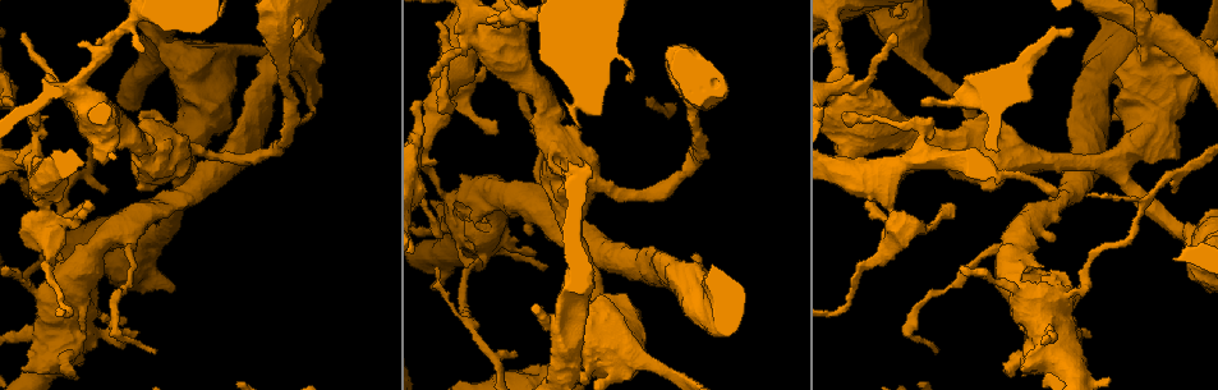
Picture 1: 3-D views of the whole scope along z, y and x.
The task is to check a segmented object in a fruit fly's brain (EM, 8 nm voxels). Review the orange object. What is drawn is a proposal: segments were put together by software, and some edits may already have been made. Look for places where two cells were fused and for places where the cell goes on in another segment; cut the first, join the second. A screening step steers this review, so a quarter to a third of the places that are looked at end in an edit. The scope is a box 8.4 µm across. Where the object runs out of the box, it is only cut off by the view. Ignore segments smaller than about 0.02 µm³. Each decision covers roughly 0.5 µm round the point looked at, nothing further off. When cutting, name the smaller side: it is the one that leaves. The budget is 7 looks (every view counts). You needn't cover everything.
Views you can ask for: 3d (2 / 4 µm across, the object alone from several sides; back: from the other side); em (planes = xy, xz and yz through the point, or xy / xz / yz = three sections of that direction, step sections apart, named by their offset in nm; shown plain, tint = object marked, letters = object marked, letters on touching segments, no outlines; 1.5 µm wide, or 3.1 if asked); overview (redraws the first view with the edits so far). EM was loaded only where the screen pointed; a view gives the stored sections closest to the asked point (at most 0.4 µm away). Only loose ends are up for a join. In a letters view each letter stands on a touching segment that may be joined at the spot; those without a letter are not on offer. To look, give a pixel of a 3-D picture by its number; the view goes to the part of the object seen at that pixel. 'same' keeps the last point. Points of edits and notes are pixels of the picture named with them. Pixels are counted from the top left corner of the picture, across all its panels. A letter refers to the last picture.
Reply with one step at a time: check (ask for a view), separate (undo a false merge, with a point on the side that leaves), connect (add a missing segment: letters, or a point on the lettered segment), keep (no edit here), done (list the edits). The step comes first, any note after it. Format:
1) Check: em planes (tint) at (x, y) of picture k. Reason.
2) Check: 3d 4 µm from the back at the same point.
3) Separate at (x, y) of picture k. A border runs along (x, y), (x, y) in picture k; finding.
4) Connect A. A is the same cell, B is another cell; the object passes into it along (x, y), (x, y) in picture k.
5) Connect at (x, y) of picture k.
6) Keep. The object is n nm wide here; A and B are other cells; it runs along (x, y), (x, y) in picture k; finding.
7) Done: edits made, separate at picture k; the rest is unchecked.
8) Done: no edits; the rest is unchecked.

Check: 3d 2 µm from the back at (431, 287) of picture 1. Stops while still wide.

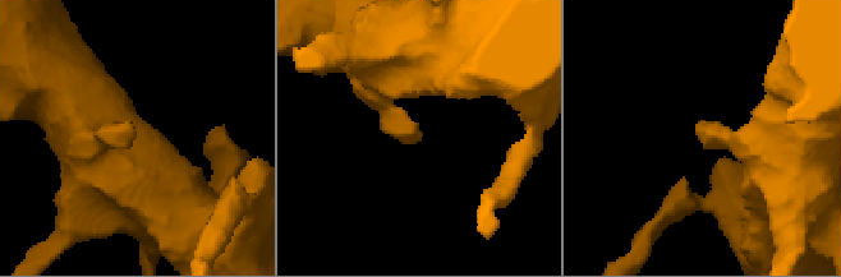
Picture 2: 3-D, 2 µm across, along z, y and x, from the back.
Check: em planes (letters) at (132, 121) of picture 2.

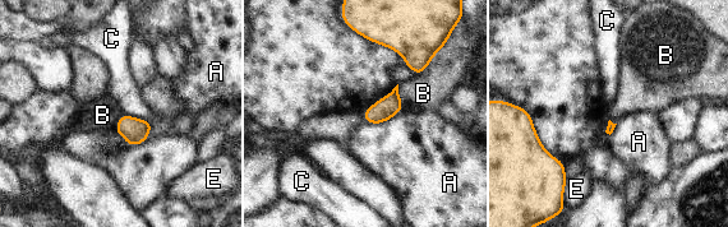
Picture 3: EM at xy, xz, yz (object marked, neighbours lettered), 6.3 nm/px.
Keep. A, B, C and E are other cells; a border runs along (397, 84), (402, 110) in picture 3; none of them fits.

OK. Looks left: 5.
Check: 3d 4 µm at (220, 14) of picture 1. Tapers out.

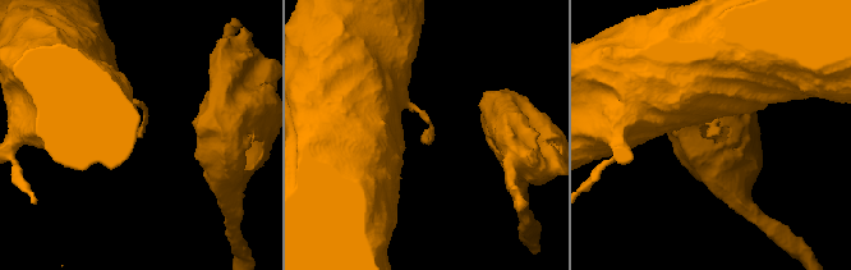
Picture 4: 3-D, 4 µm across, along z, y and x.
Check: em planes (letters) at (709, 137) of picture 4. Need the tissue.

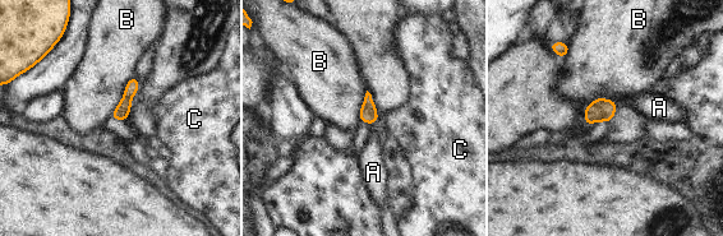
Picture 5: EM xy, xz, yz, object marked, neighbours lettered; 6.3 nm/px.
Connect A. A is the same cell, B and C are other cells; the cell continues.

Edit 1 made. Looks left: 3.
Check: em planes (letters) at (23, 33) of picture 1. Tapers out.

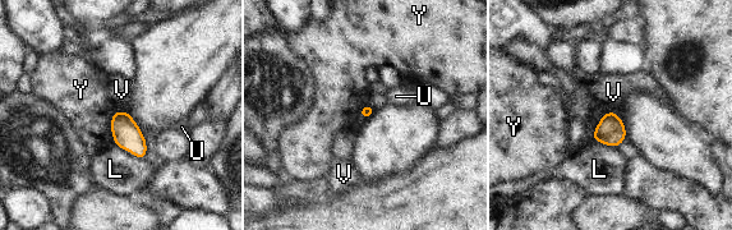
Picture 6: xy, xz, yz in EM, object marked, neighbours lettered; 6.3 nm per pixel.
Keep. L, U, V and Y are other cells; a border runs along (119, 110), (127, 111) in picture 6; no lettered segment goes on from it.

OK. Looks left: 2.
Done: edits made, connect at picture 5; the rest is unchecked.

